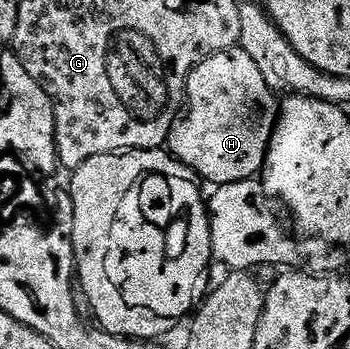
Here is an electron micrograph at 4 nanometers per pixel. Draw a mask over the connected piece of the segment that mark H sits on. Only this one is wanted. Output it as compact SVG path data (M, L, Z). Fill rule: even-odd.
M241 46L229 48L227 52L217 52L194 65L184 81L184 96L185 92L186 105L183 108L181 105L170 131L170 155L189 168L195 177L211 180L214 186L255 179L262 171L272 128L268 120L266 124L266 108L262 105L268 89L252 58L248 58Z

